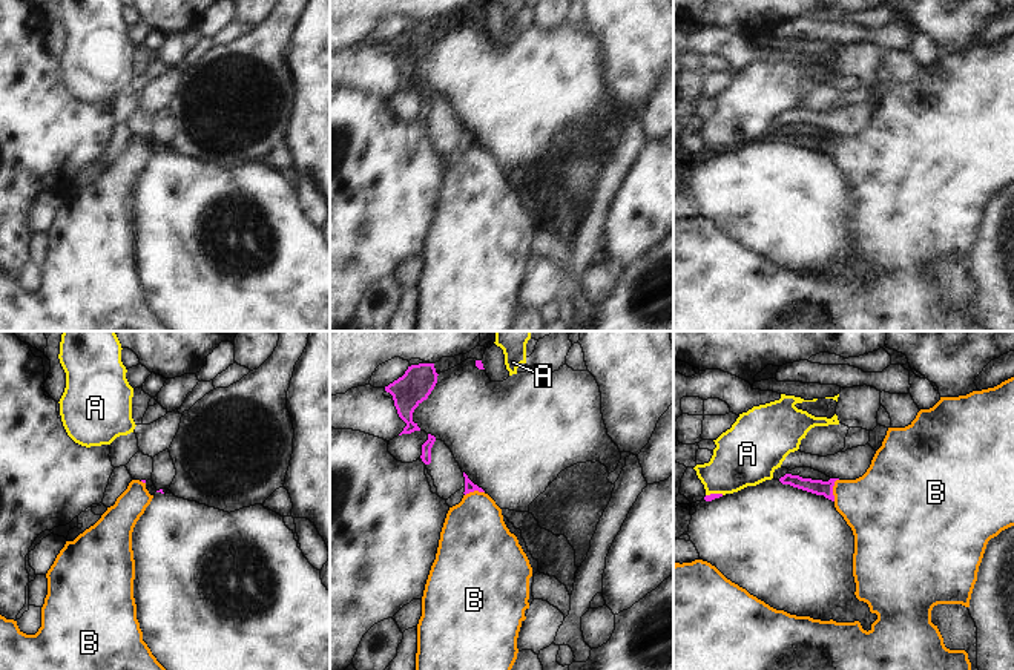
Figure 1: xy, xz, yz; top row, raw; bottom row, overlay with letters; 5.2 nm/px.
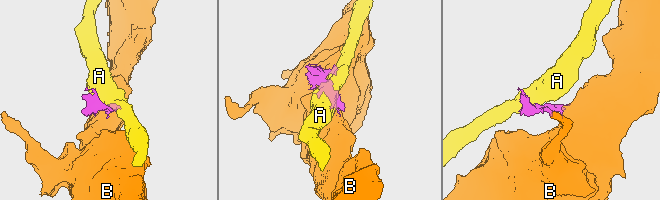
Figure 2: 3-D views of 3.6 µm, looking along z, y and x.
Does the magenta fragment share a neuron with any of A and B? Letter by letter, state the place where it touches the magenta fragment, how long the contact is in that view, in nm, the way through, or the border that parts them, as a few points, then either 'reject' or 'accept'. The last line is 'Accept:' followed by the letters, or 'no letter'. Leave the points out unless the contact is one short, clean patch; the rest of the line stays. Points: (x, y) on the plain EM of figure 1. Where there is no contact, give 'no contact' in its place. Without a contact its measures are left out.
A: yz (714, 151) | 100 nm | along yz (723, 151), (706, 152) | reject
B: yz (832, 146) | 120 nm | across yz (815, 143), (832, 146), (876, 163) | accept
Accept: B

